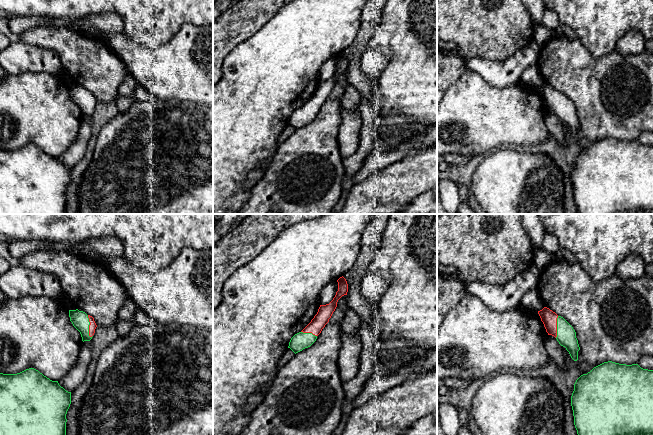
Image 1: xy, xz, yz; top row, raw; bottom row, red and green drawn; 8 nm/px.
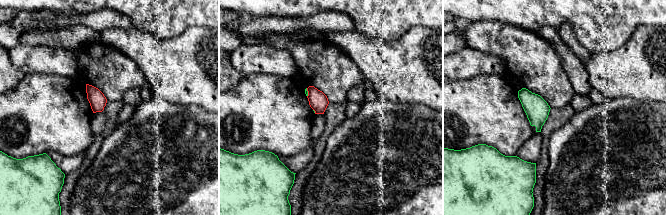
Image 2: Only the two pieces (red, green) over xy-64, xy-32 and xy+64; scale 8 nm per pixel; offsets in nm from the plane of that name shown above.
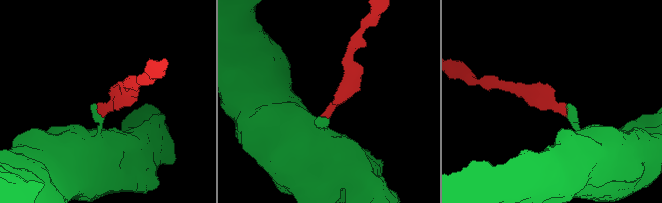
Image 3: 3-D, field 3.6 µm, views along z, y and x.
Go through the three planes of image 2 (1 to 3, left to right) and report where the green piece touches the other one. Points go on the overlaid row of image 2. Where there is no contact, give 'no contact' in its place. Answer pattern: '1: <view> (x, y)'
1: no contact
2: xy-32 (308, 92)
3: no contact

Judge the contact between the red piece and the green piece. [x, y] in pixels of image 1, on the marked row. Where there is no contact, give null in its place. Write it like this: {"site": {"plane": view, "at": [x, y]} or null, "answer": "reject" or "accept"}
{"site": {"plane": "xy", "at": [89, 326]}, "answer": "accept"}

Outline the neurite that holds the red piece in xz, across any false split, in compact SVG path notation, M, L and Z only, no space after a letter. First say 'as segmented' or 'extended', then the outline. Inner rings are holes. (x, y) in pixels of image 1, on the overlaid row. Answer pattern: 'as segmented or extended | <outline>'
extended | M342 276L337 282L338 291L333 300L329 304L320 305L317 314L311 322L301 332L295 334L291 338L288 348L290 348L295 354L310 347L316 341L317 336L329 322L329 319L335 311L338 300L342 296L347 295L348 284L346 279Z

